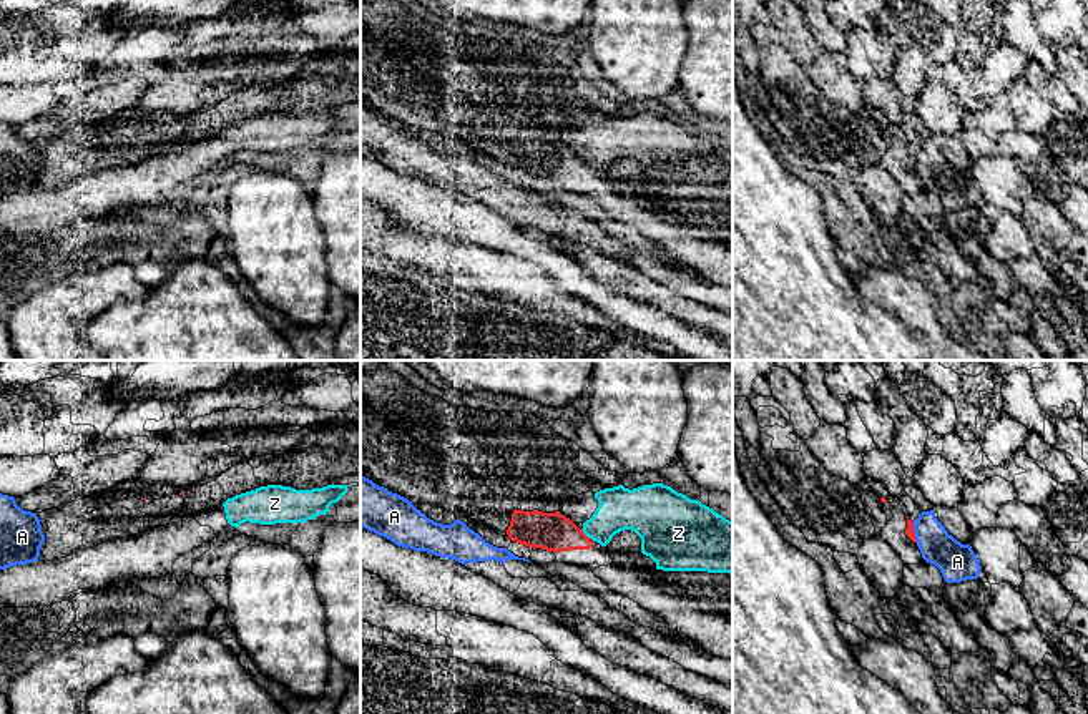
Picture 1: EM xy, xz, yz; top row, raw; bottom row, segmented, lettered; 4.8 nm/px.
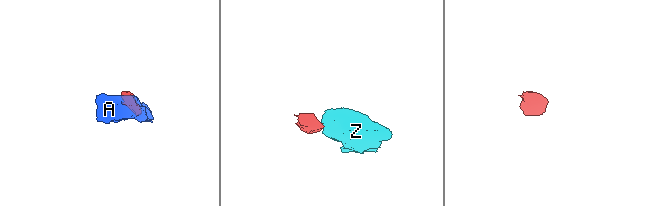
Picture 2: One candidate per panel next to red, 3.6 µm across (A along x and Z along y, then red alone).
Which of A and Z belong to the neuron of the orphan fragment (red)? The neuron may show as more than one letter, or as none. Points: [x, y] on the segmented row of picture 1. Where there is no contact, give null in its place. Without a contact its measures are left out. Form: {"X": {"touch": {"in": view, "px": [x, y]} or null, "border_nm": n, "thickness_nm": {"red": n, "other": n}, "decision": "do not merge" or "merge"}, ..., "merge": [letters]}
{"A": {"touch": {"in": "yz", "px": [914, 532]}, "border_nm": 110, "thickness_nm": {"red": 50, "other": 180}, "decision": "do not merge"}, "Z": {"touch": {"in": "xz", "px": [585, 535]}, "border_nm": 80, "thickness_nm": {"red": 190, "other": 220}, "decision": "do not merge"}, "merge": []}

